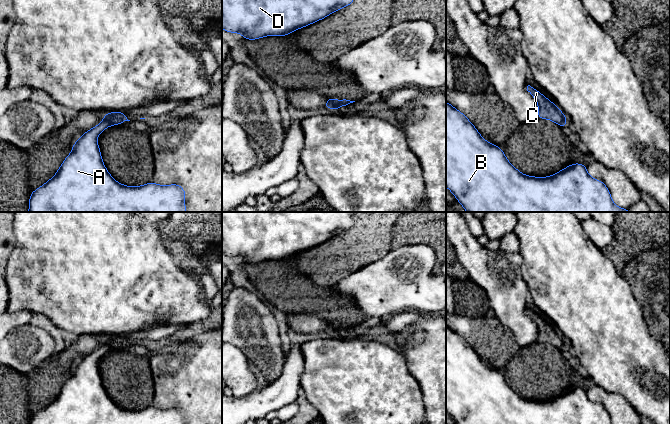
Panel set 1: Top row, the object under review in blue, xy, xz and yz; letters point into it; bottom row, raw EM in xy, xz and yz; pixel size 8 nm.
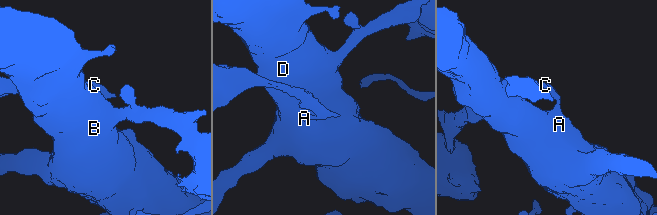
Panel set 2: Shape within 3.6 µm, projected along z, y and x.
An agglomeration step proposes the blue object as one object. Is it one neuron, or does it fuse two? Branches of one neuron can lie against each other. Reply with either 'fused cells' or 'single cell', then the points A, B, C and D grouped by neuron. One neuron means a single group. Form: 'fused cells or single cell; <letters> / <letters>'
fused cells; A B D / C

